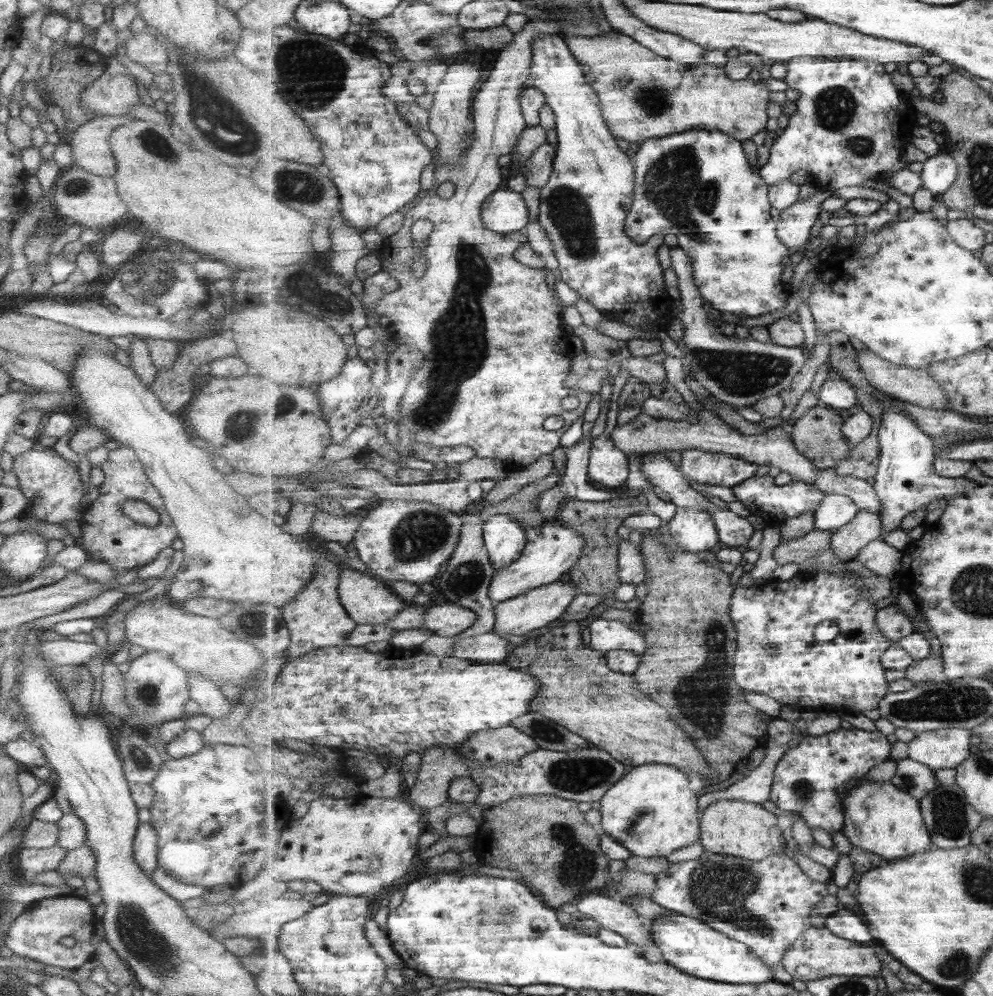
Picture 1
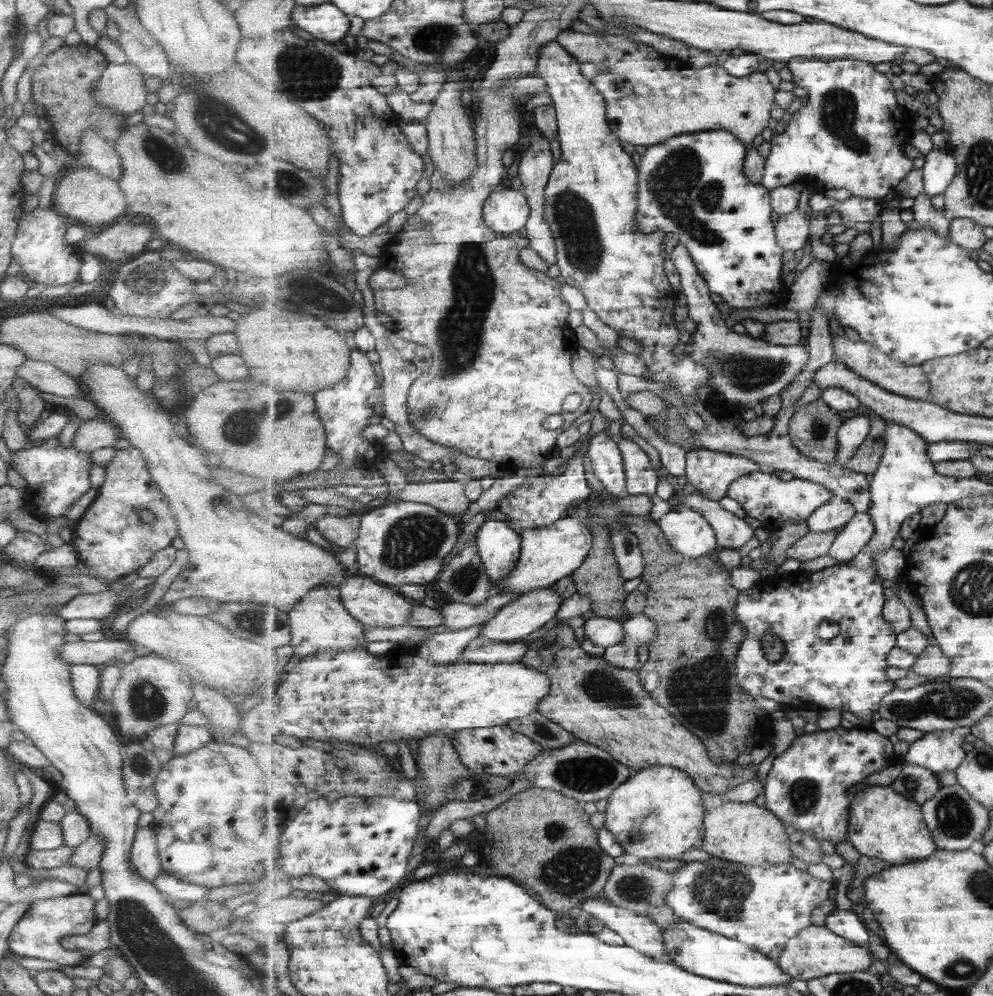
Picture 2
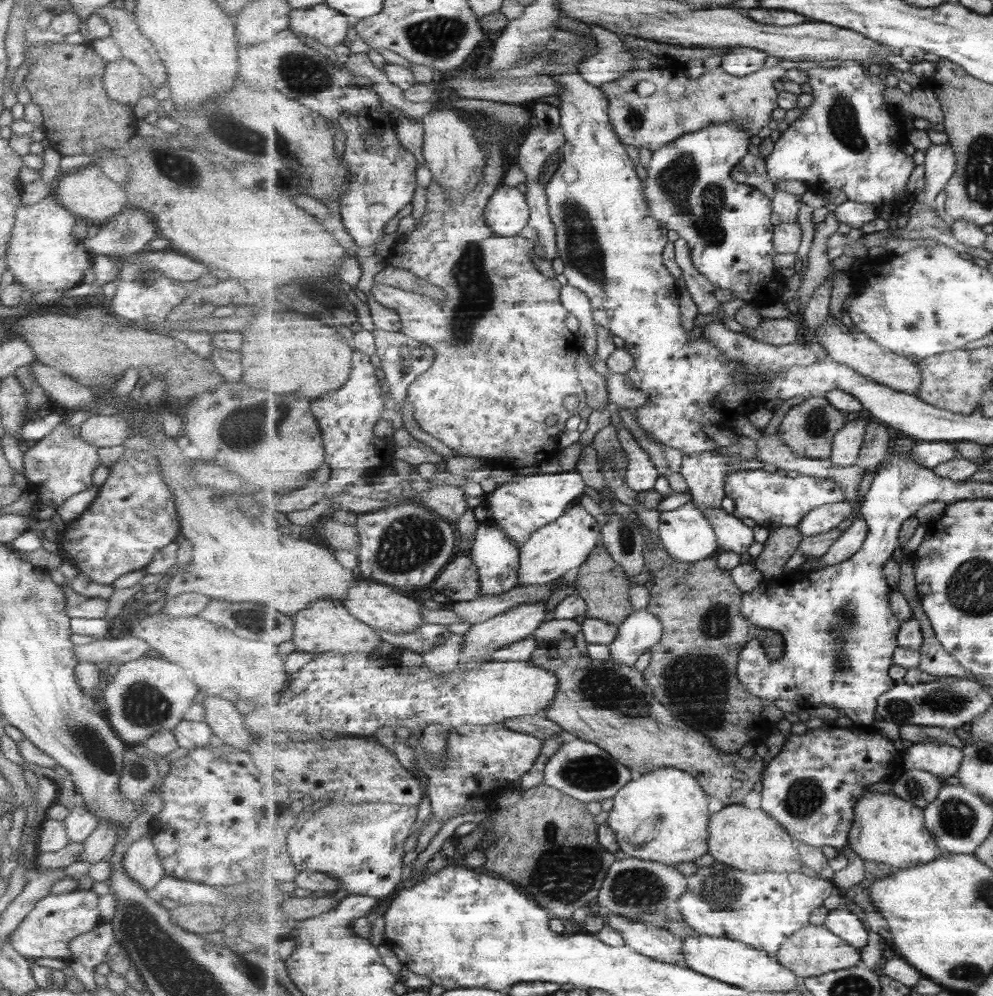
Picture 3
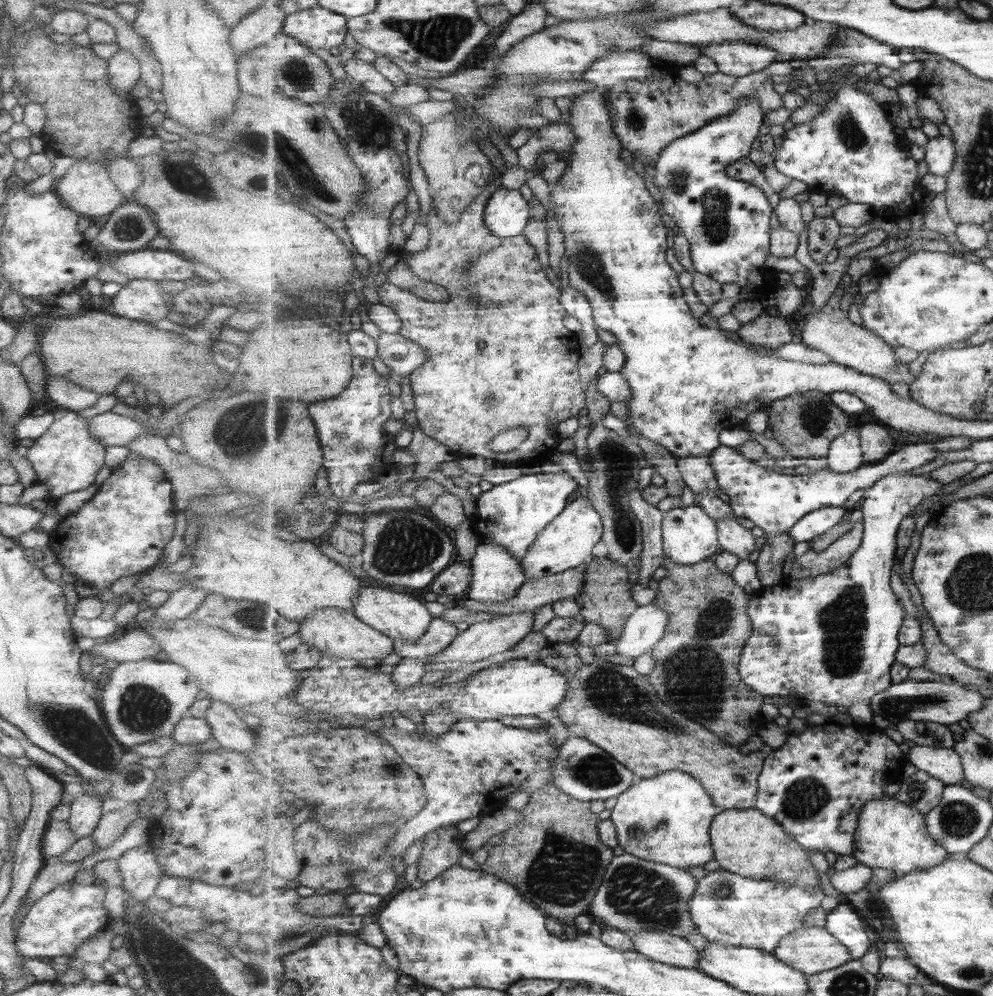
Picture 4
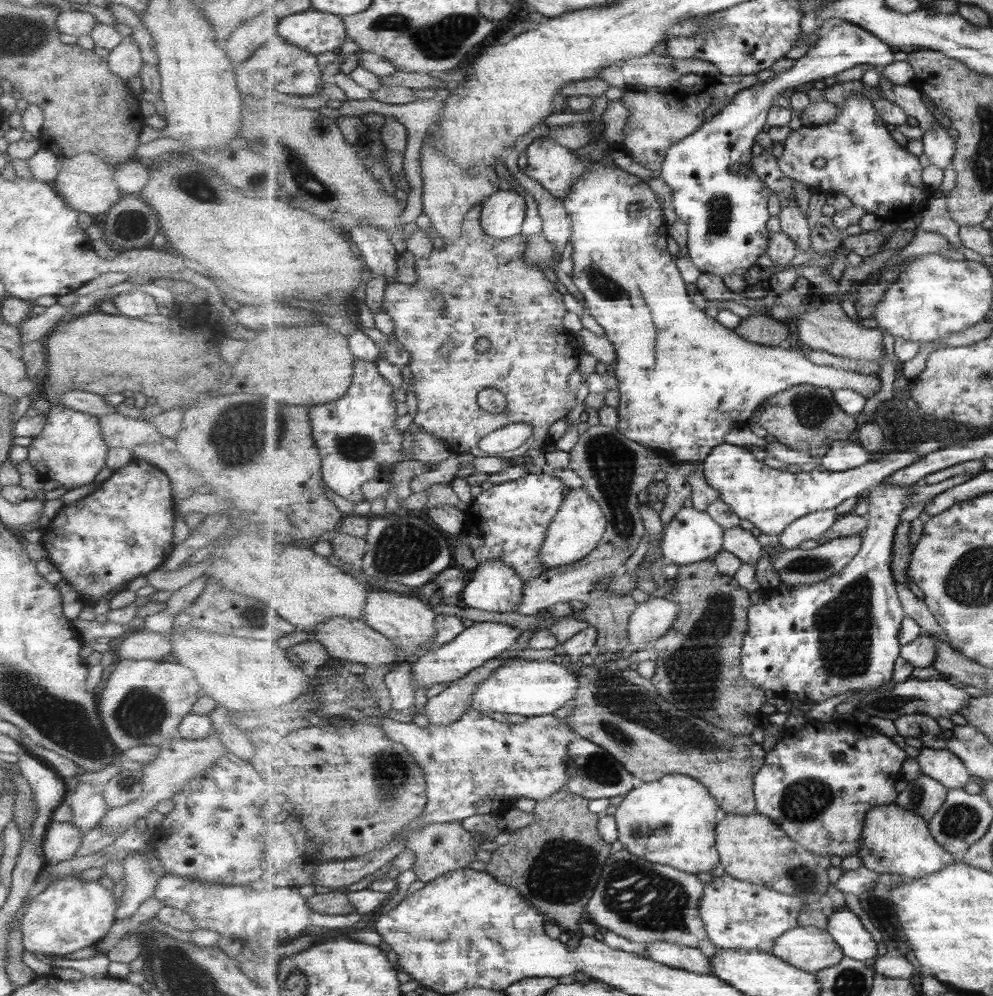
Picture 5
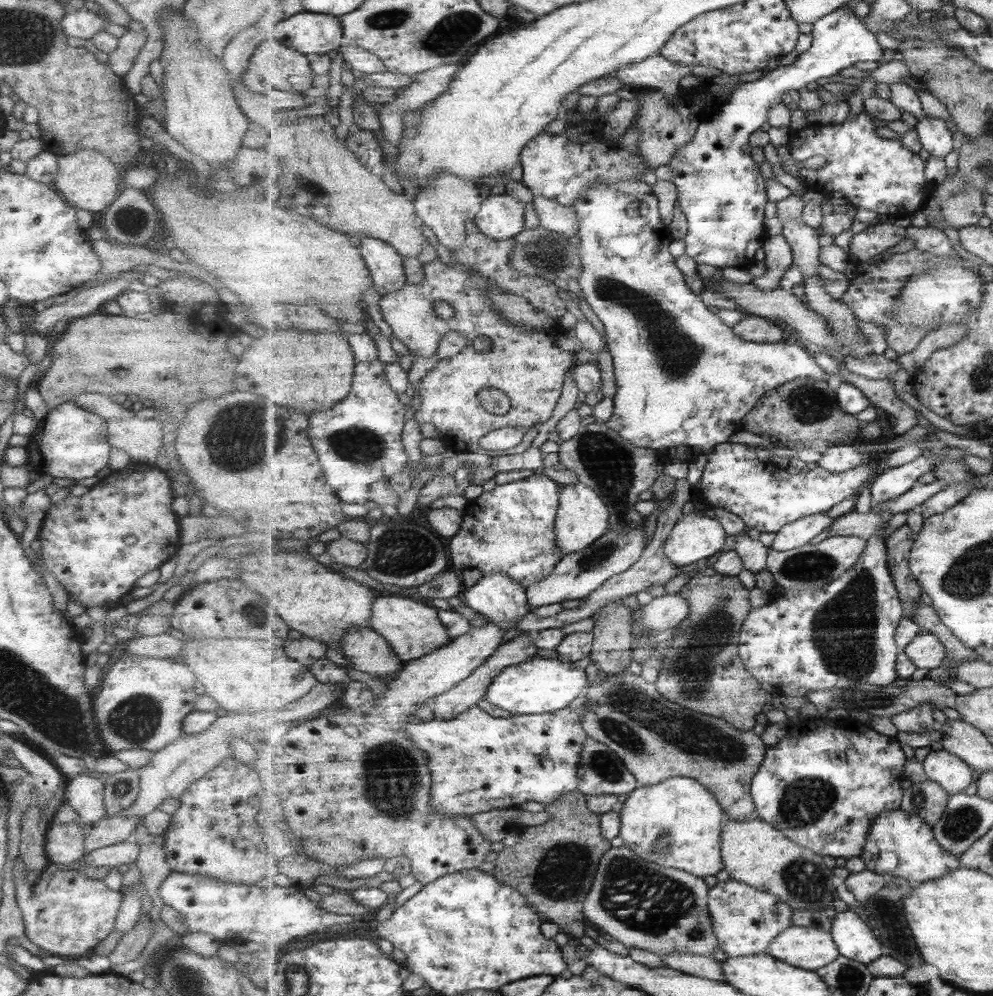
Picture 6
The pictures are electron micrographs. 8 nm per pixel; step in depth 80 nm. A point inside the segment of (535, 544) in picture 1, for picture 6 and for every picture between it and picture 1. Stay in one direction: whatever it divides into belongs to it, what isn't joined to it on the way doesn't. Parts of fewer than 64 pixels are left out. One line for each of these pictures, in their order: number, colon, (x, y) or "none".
2: (548, 554)
3: (559, 549)
4: (568, 542)
5: (581, 523)
6: (583, 515)

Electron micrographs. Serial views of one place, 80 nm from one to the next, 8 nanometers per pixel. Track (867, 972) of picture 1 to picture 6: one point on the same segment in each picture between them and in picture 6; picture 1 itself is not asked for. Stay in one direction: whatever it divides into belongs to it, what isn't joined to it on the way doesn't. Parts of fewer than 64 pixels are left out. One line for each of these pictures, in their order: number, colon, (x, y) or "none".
2: (817, 951)
3: (812, 951)
4: (811, 949)
5: (812, 949)
6: (811, 948)

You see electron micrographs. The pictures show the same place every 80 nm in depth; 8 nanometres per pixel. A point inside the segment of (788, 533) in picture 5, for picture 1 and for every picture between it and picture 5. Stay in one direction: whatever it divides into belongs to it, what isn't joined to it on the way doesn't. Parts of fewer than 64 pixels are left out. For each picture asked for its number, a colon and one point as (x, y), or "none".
1: (836, 510)
2: (838, 512)
3: (823, 519)
4: (811, 526)

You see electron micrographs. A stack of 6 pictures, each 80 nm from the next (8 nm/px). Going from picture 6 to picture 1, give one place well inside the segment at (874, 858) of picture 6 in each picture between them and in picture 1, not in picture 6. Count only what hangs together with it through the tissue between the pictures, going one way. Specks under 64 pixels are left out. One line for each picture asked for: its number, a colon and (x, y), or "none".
1: (881, 818)
2: (884, 824)
3: (887, 829)
4: (891, 834)
5: (896, 840)

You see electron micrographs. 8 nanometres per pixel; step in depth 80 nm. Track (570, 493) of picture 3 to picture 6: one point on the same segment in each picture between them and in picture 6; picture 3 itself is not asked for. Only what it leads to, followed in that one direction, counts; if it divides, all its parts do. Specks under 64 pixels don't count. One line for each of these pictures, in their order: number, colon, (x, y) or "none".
4: (513, 514)
5: (509, 521)
6: (511, 529)

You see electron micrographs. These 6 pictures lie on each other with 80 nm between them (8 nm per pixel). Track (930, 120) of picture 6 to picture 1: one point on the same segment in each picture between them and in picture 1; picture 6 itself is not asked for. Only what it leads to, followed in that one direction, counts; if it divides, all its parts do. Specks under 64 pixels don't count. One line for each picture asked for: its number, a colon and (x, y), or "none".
1: (940, 172)
2: (940, 168)
3: (941, 162)
4: (941, 152)
5: (938, 145)

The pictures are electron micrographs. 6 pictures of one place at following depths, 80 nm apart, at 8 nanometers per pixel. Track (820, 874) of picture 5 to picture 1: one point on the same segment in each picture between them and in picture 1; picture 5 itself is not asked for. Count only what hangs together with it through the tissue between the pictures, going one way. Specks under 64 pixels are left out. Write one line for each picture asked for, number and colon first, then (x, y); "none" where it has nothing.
1: (729, 827)
2: (745, 833)
3: (751, 840)
4: (748, 842)

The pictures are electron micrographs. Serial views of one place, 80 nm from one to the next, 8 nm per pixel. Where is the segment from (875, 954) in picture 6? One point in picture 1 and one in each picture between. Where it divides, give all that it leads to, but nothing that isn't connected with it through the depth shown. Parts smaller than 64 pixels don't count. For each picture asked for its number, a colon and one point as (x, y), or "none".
1: (848, 924)
2: (845, 923)
3: (843, 922)
4: (844, 922)
5: (856, 941)

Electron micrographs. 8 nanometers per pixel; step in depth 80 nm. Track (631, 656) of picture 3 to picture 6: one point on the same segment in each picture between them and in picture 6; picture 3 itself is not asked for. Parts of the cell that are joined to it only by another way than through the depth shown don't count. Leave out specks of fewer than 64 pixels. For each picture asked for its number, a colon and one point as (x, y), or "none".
4: (646, 627)
5: (652, 619)
6: (669, 610)

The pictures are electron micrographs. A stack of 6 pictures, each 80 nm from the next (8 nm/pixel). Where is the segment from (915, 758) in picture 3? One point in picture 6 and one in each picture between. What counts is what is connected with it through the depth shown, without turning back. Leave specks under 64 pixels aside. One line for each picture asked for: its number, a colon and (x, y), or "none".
4: (945, 764)
5: (945, 766)
6: (953, 774)

